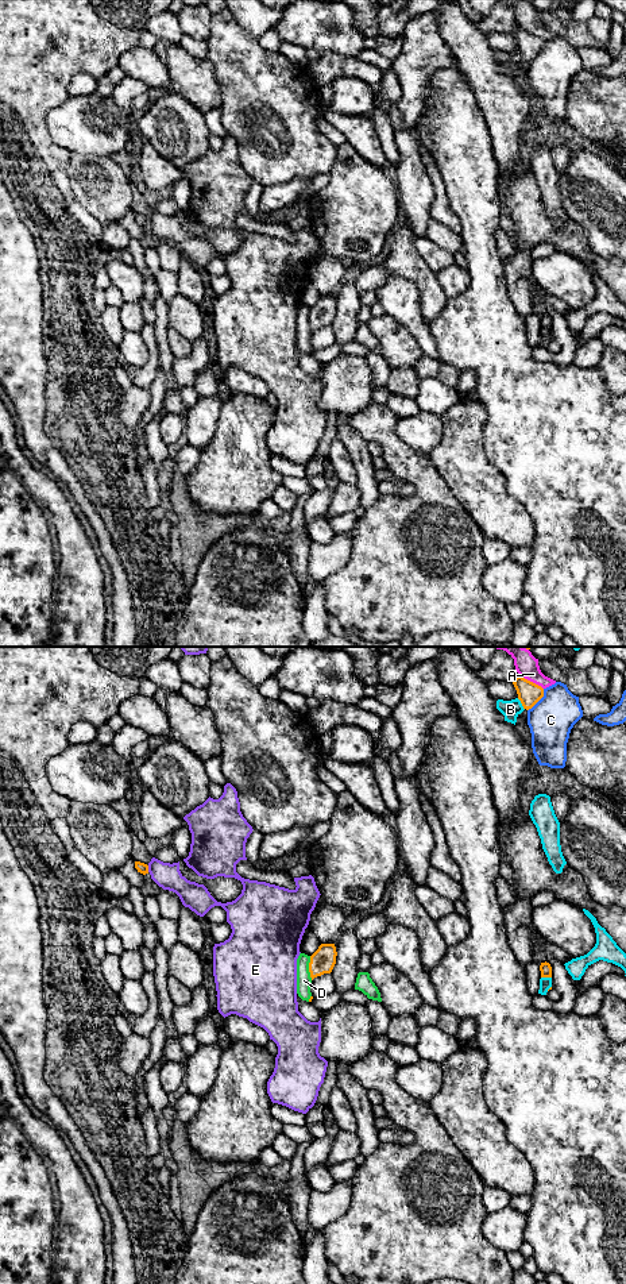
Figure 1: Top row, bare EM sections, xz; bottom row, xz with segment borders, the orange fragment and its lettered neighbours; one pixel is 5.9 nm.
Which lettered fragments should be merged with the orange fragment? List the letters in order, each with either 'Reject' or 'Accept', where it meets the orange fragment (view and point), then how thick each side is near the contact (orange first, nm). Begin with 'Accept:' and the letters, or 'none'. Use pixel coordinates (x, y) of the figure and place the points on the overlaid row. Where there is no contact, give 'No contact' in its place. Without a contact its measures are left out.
Accept: none
A: Reject. Touches orange at xz (529, 681). Thickness 140 nm (orange) against 140 nm
B: Reject. Touches orange at xz (521, 702). Thickness 140 nm (orange) against 110 nm
C: Reject. Touches orange at xz (538, 700). Thickness 140 nm (orange) against 260 nm
D: Reject. Touches orange at xz (309, 968). Thickness 150 nm (orange) against 90 nm
E: Reject. Touches orange at xz (147, 868). Thickness 60 nm (orange) against 150 nm

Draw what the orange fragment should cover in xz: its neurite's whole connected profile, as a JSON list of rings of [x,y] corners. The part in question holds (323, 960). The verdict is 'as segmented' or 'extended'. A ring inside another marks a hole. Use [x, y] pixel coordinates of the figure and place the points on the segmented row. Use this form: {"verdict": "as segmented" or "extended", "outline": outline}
{"verdict": "as segmented", "outline": [[[321,944],[318,949],[310,956],[309,972],[312,980],[324,973],[331,973],[336,964],[335,944]]]}

